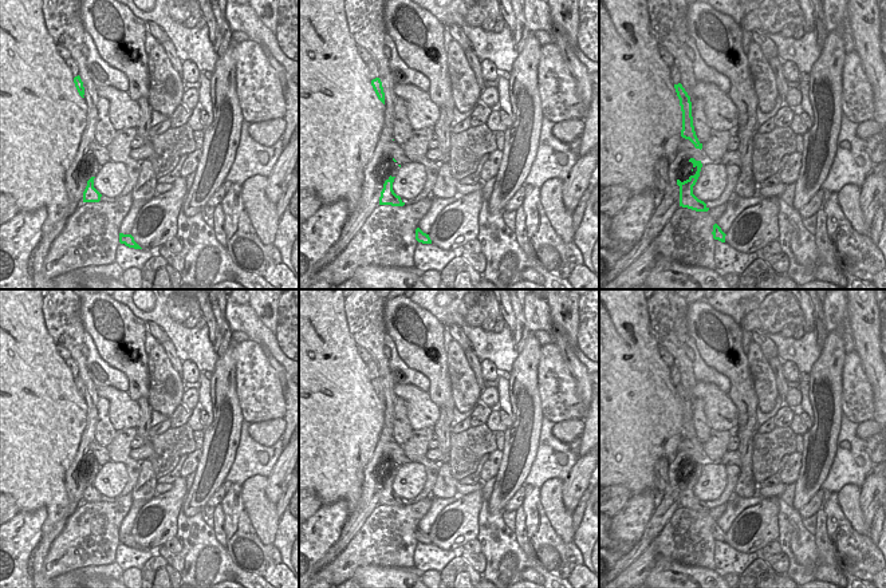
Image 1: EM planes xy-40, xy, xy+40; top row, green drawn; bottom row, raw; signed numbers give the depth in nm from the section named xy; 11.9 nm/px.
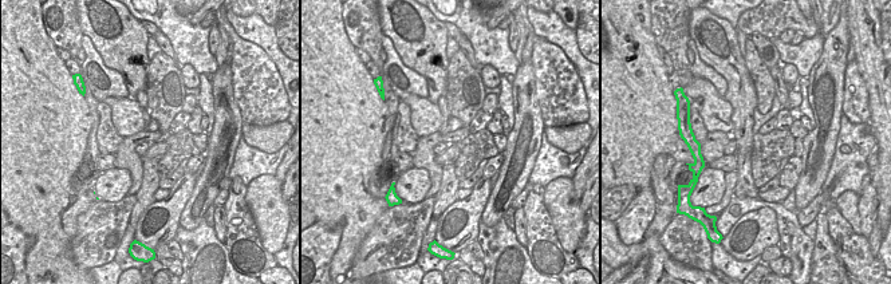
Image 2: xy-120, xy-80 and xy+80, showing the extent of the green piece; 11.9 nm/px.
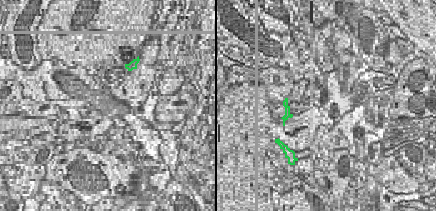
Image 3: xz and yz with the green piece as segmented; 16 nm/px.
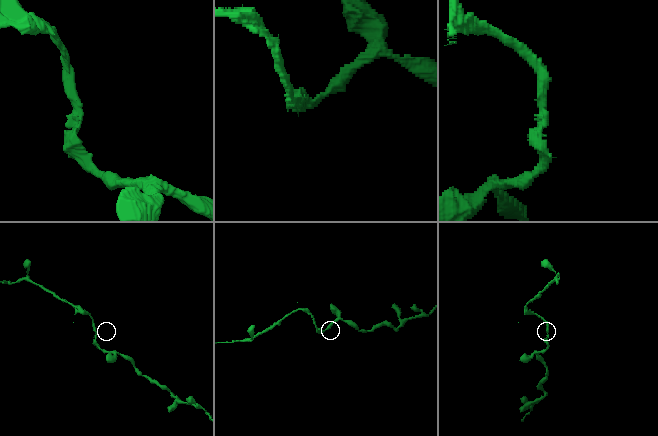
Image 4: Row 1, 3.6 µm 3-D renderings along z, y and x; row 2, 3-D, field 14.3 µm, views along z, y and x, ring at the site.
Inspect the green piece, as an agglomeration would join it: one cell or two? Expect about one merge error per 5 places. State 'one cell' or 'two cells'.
one cell

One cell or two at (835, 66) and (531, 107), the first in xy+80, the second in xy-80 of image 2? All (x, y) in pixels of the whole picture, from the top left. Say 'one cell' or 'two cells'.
one cell

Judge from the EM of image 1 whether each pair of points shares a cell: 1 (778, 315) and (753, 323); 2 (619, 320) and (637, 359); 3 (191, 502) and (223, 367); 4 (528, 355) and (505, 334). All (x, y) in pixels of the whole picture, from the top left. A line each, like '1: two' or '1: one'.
1: one
2: one
3: one
4: two

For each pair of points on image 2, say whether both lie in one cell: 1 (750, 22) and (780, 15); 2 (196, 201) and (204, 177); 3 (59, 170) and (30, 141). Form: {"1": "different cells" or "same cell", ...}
{"1": "same cell", "2": "same cell", "3": "same cell"}

